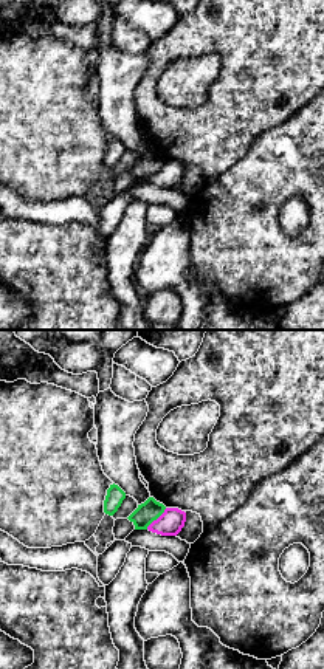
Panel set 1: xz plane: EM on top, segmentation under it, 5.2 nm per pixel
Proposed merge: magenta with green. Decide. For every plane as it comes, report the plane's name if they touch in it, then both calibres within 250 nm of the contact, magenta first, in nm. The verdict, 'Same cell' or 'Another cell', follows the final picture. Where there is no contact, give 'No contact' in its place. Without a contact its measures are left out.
Touches magenta in xz. Thickness 130 nm (magenta) against 110 nm

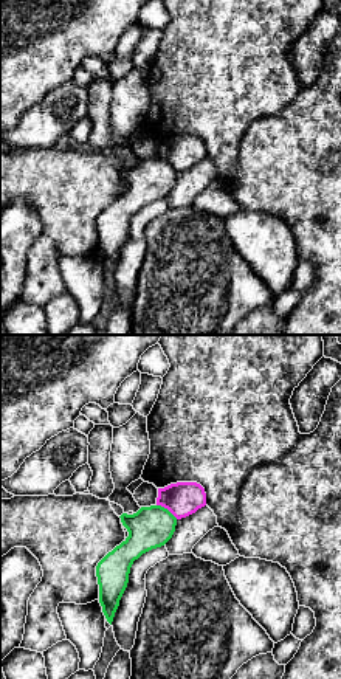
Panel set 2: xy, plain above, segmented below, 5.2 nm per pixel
Touches magenta in xy. Thickness 180 nm (magenta) against 220 nm

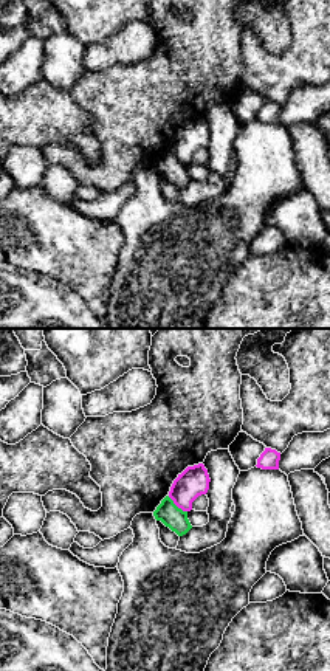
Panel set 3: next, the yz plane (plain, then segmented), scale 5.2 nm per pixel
Touches magenta in yz. Thickness 160 nm (magenta) against 120 nm

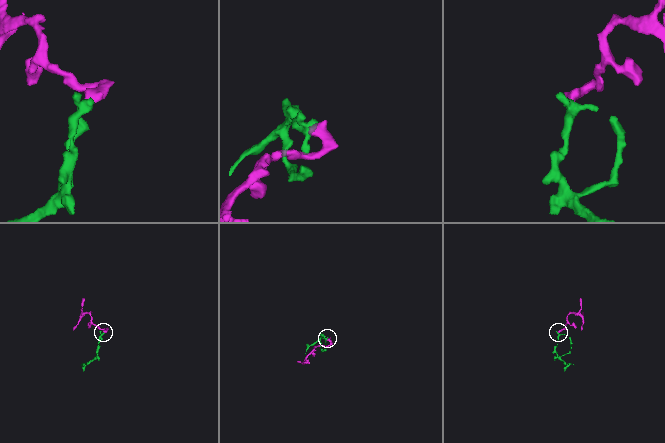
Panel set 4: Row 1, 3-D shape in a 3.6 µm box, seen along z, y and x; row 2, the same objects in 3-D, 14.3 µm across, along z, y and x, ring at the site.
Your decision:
Another cell

